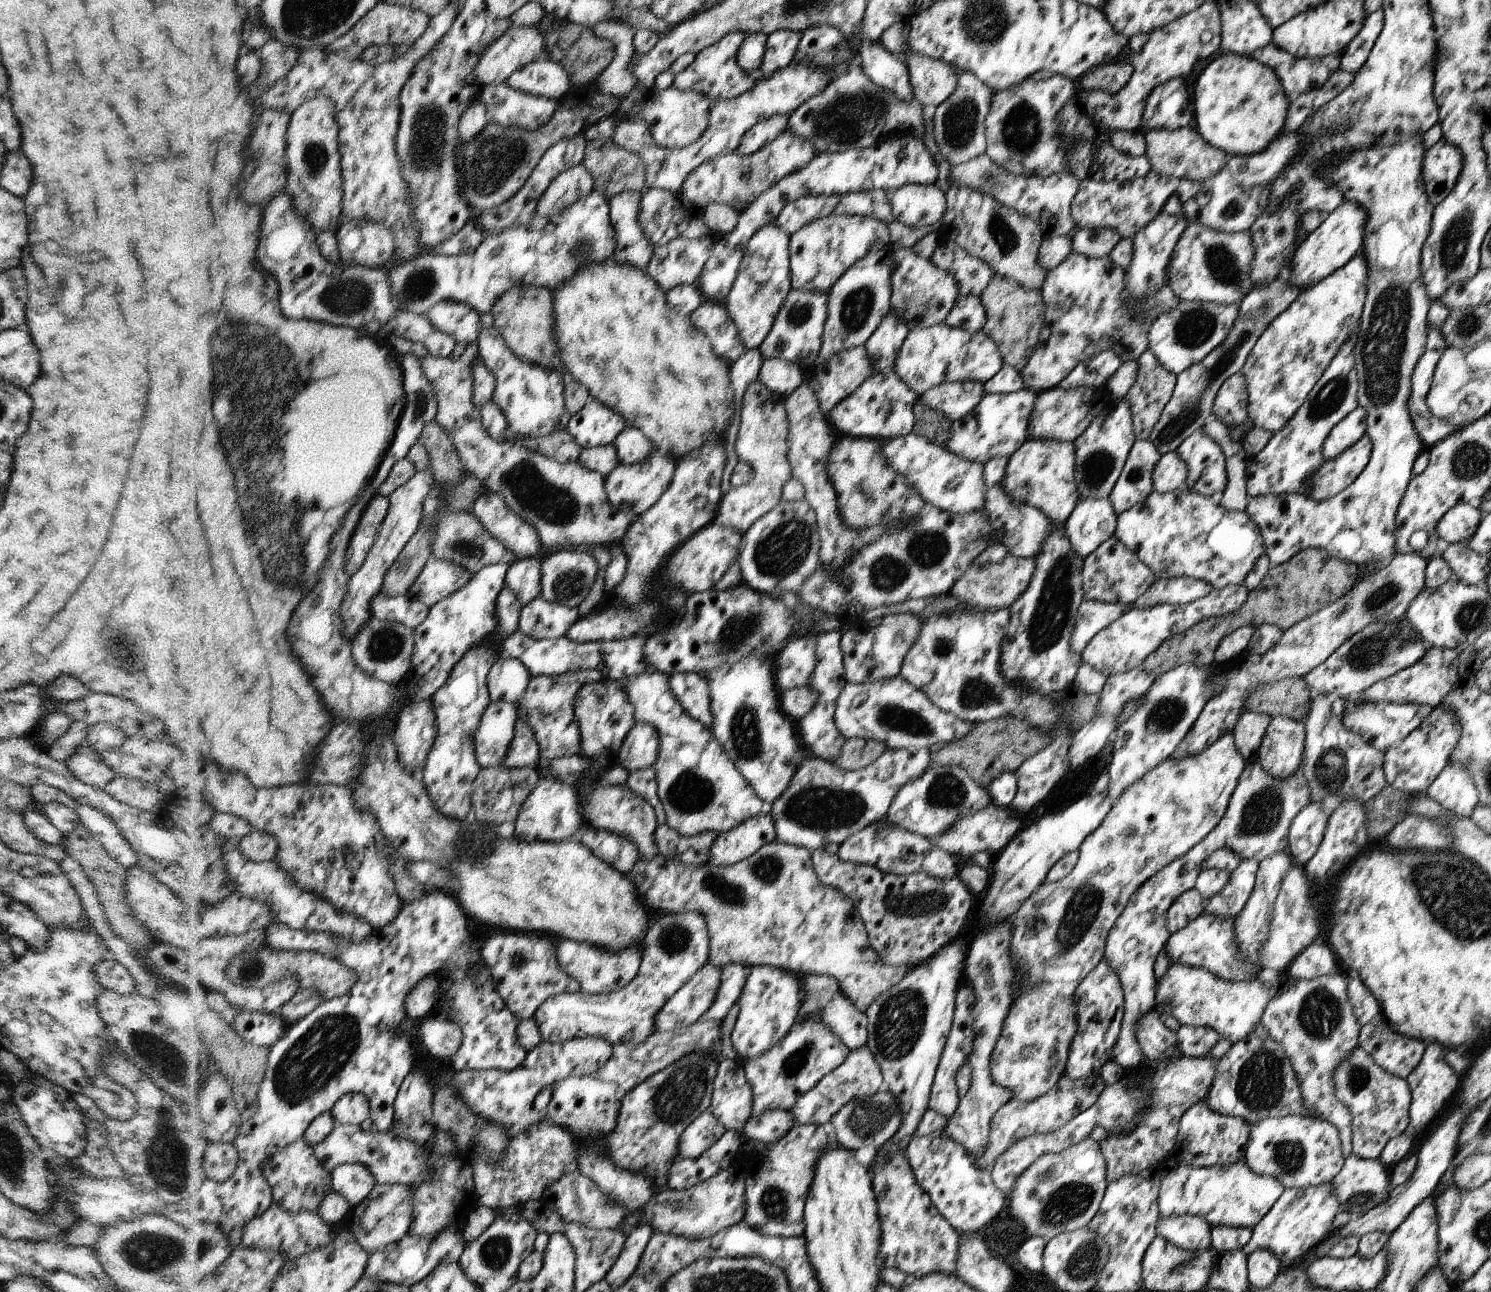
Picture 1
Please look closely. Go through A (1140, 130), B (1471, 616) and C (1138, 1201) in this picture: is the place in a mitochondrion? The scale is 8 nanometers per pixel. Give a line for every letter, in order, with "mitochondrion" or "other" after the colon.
A: other
B: mitochondrion
C: other

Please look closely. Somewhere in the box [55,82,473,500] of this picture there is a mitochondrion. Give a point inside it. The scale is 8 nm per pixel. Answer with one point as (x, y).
(256, 364)

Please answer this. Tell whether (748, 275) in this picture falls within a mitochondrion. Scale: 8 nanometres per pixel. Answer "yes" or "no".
no

